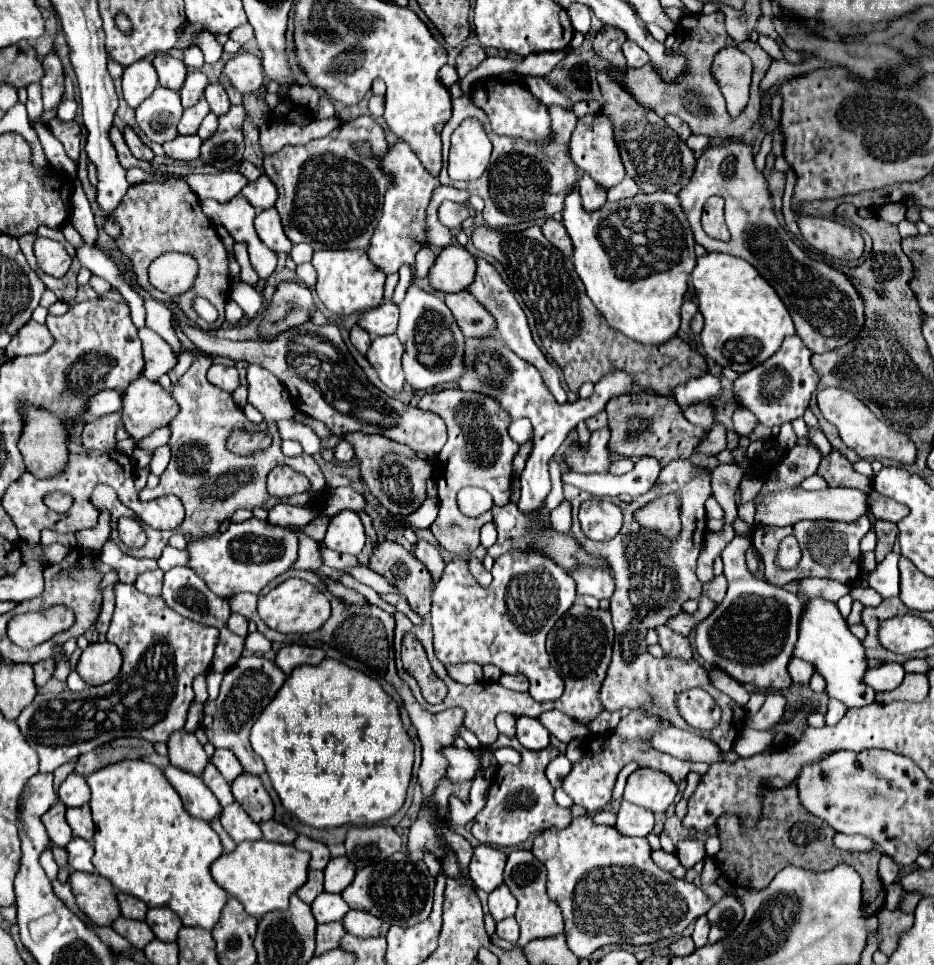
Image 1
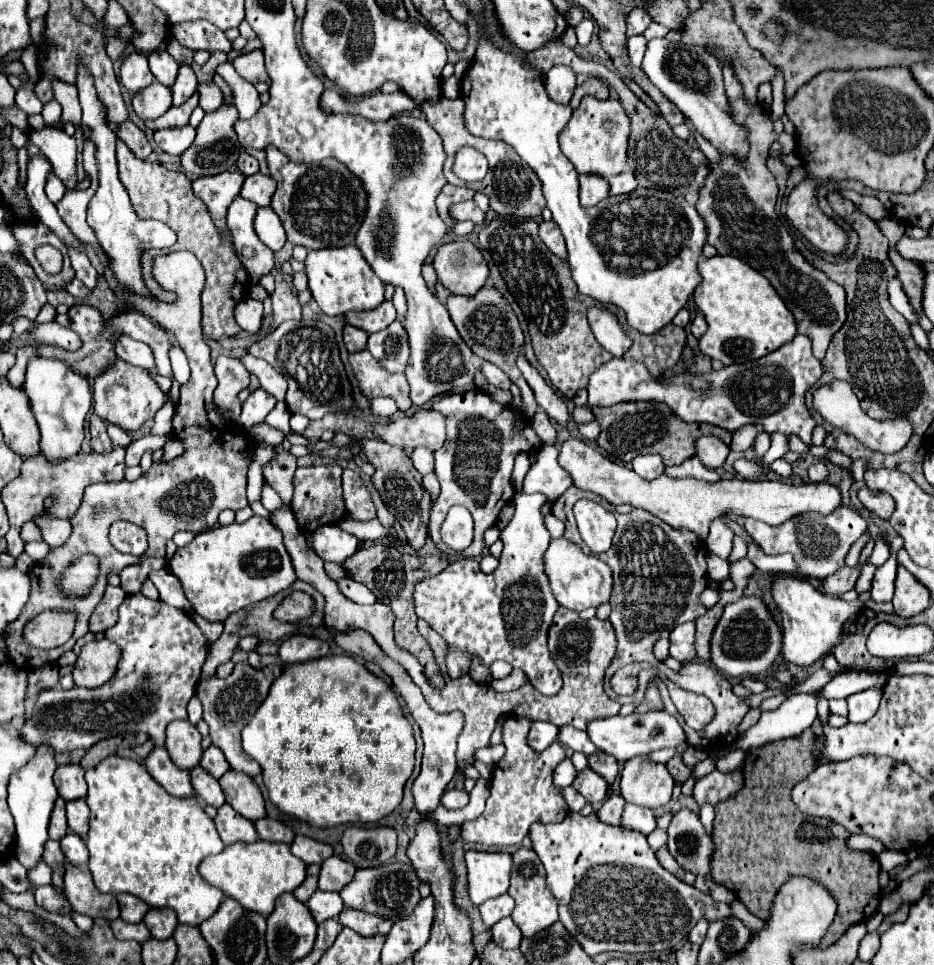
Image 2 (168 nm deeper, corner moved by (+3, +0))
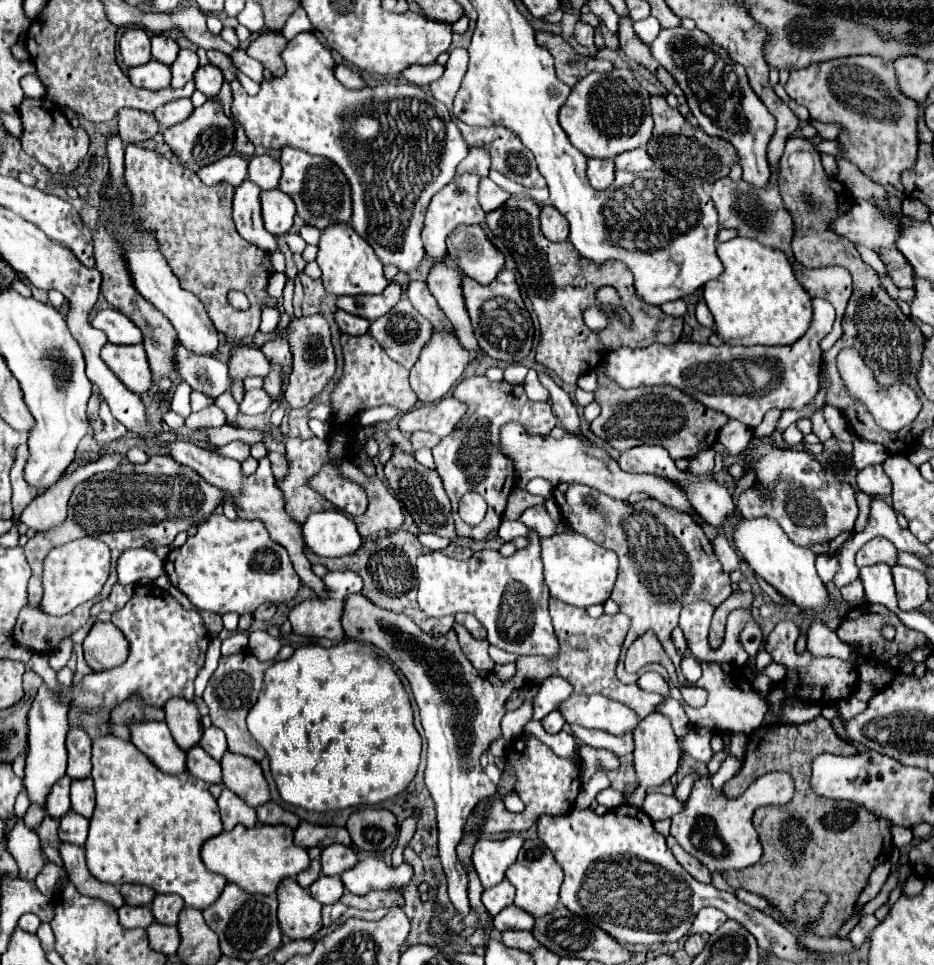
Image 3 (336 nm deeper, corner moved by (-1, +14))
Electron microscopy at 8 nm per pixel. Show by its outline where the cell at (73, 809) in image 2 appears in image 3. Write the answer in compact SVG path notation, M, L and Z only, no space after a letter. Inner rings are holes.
M92 778L72 780L70 800L72 800L72 810L74 812L82 814L84 818L90 818L92 812L94 812L94 784L92 784Z

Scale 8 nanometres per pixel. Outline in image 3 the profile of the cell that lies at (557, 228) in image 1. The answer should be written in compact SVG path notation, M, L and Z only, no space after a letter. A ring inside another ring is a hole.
M542 206L540 228L542 234L552 242L568 240L568 220L558 210L552 210L552 206Z

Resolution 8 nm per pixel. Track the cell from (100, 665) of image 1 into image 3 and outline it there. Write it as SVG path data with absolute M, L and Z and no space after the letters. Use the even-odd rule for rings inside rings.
M96 620L84 638L84 658L94 672L116 668L128 658L128 640L112 622Z

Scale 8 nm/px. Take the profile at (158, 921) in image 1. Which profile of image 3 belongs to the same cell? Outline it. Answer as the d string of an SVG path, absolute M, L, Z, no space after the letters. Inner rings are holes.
M156 894L150 904L154 920L160 924L176 924L182 908L184 908L184 900L176 894Z

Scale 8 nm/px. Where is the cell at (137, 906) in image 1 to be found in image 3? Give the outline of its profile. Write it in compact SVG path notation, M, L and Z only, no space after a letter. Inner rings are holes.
M124 884L120 888L120 894L126 904L130 906L148 906L156 892L150 886L140 886L140 884Z

